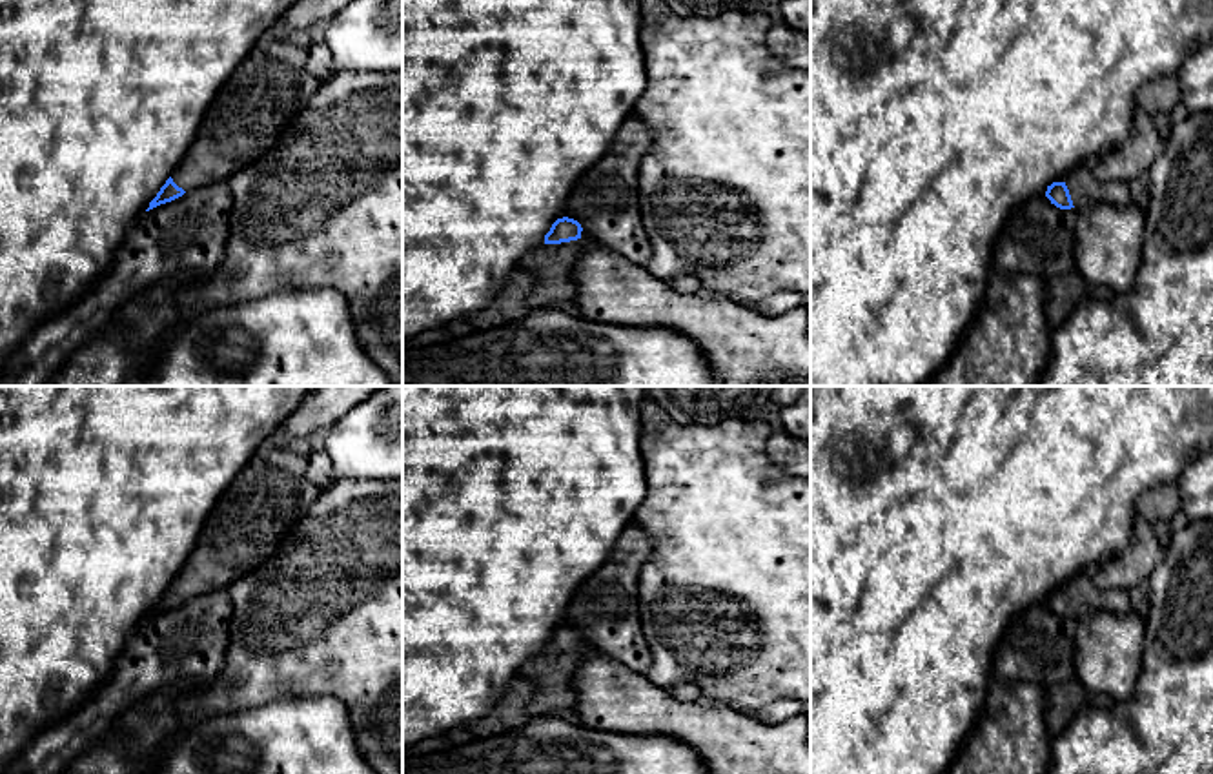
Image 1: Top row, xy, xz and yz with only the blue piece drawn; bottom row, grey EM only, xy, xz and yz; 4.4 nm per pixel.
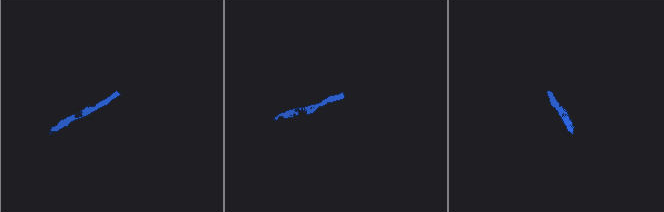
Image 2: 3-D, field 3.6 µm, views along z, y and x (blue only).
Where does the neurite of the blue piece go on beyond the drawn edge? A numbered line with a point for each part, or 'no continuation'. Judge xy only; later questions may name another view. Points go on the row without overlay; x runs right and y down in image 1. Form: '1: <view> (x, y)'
1: xy (257, 512)

